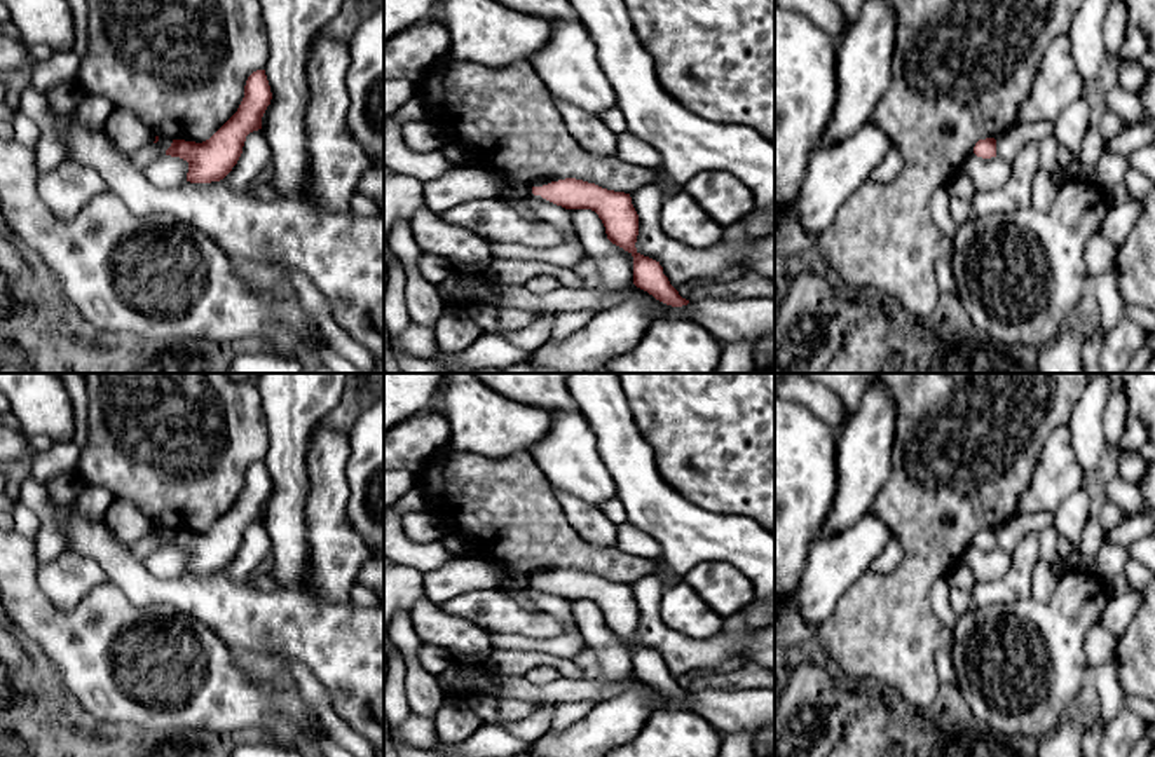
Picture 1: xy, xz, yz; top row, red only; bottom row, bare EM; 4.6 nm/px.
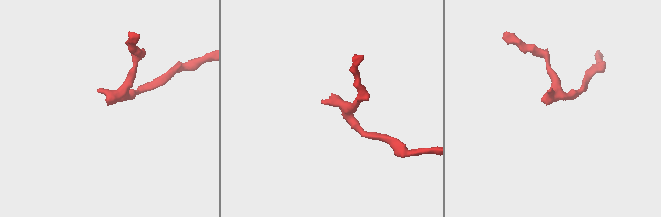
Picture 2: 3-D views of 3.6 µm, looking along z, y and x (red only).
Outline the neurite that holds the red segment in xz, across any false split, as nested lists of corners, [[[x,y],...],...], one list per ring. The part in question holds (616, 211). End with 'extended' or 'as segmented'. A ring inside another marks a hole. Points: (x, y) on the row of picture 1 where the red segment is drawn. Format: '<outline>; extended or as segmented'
[[[576,178],[532,187],[532,194],[565,209],[595,211],[605,227],[607,239],[633,256],[633,284],[637,288],[672,307],[689,303],[689,300],[682,298],[670,284],[660,262],[637,251],[639,215],[630,194],[607,190]]]; as segmented

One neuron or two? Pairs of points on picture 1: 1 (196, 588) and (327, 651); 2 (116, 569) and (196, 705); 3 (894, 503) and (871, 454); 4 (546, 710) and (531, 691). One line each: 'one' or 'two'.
1: one
2: two
3: two
4: two

